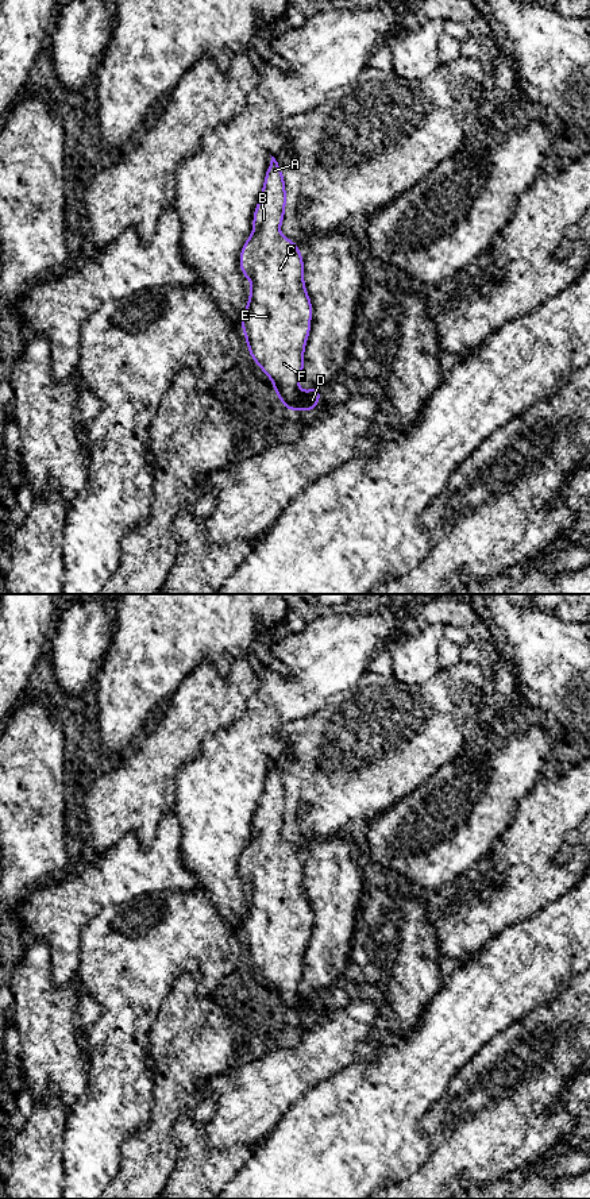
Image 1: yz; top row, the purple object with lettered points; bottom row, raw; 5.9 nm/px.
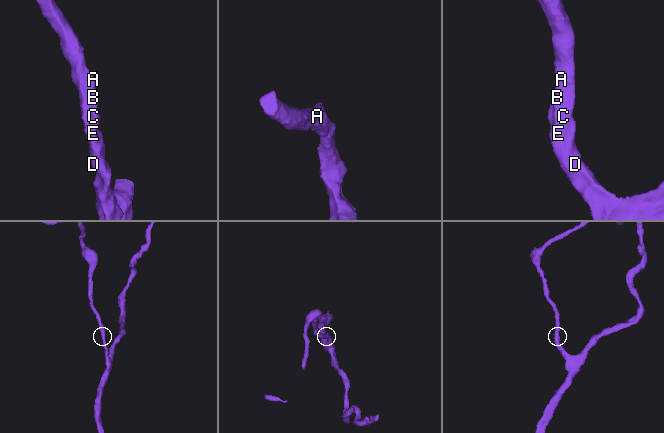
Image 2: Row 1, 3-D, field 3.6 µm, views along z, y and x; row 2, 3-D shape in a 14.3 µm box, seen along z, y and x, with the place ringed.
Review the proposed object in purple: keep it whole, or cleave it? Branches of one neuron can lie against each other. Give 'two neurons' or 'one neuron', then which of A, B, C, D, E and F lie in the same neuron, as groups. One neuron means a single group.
one neuron; A B C D E F

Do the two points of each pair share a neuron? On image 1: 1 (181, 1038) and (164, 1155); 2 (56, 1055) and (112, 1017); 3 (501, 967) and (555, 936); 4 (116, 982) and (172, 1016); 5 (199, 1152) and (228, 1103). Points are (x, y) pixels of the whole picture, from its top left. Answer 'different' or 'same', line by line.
1: same
2: different
3: same
4: different
5: different

